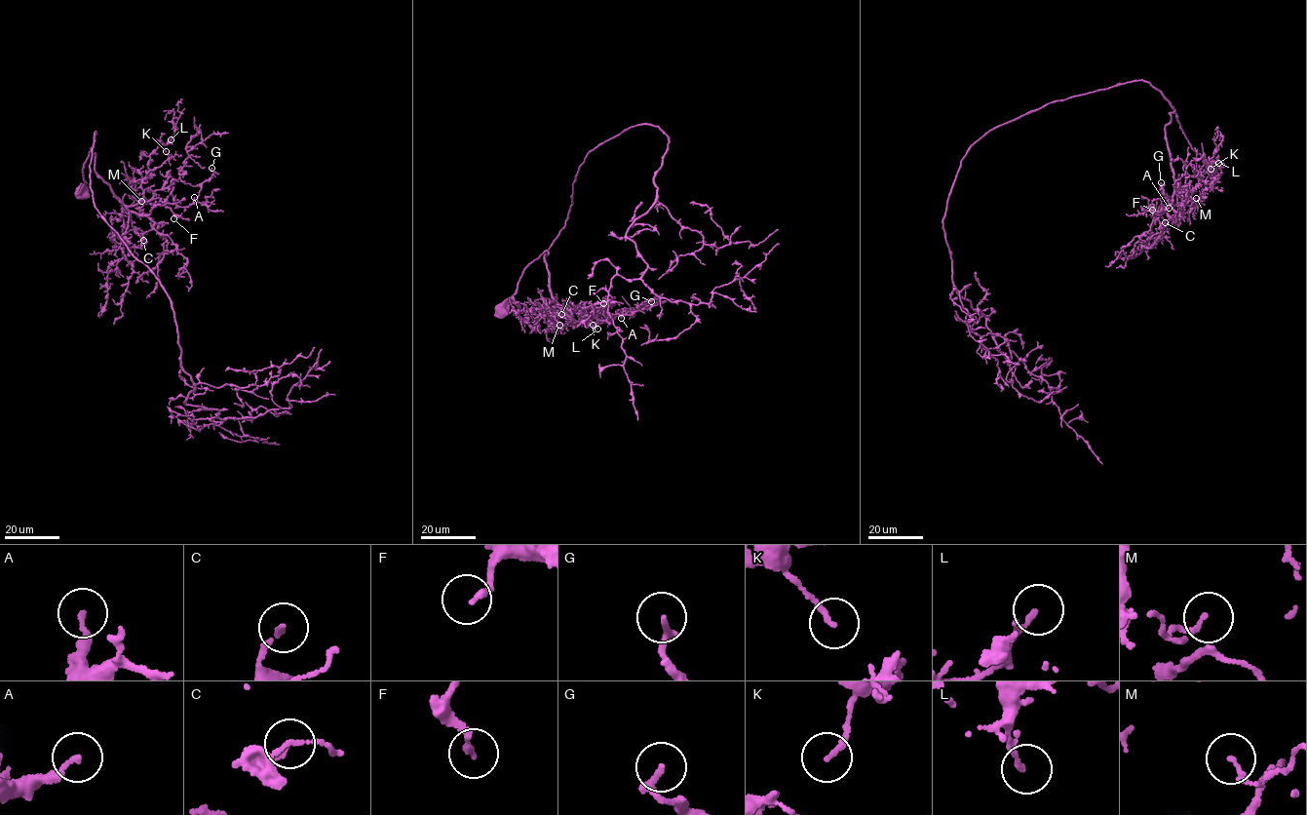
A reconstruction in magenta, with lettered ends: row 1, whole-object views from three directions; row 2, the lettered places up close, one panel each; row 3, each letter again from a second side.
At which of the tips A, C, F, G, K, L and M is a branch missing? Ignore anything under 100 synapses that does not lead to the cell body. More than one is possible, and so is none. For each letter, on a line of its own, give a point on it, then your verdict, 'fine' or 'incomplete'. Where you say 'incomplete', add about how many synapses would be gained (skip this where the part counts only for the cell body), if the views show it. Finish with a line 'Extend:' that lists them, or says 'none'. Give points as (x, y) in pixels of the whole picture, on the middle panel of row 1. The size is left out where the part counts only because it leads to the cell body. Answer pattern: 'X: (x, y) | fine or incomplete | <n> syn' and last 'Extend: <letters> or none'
A: (621, 318) | fine
C: (561, 314) | fine
F: (603, 303) | incomplete | 120 syn
G: (651, 301) | fine
K: (593, 325) | fine
L: (597, 329) | fine
M: (559, 325) | fine
Extend: F

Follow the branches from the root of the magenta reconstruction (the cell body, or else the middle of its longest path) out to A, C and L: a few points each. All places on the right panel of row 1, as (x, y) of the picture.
A: (1213, 169), (1169, 113), (1169, 208)
C: (1213, 169), (1192, 147), (1176, 114), (1169, 113), (1165, 135), (1174, 182), (1159, 208), (1165, 222)
L: (1213, 169), (1192, 147), (1176, 114), (1169, 113), (1165, 135), (1177, 190), (1191, 176), (1204, 181), (1218, 163)

